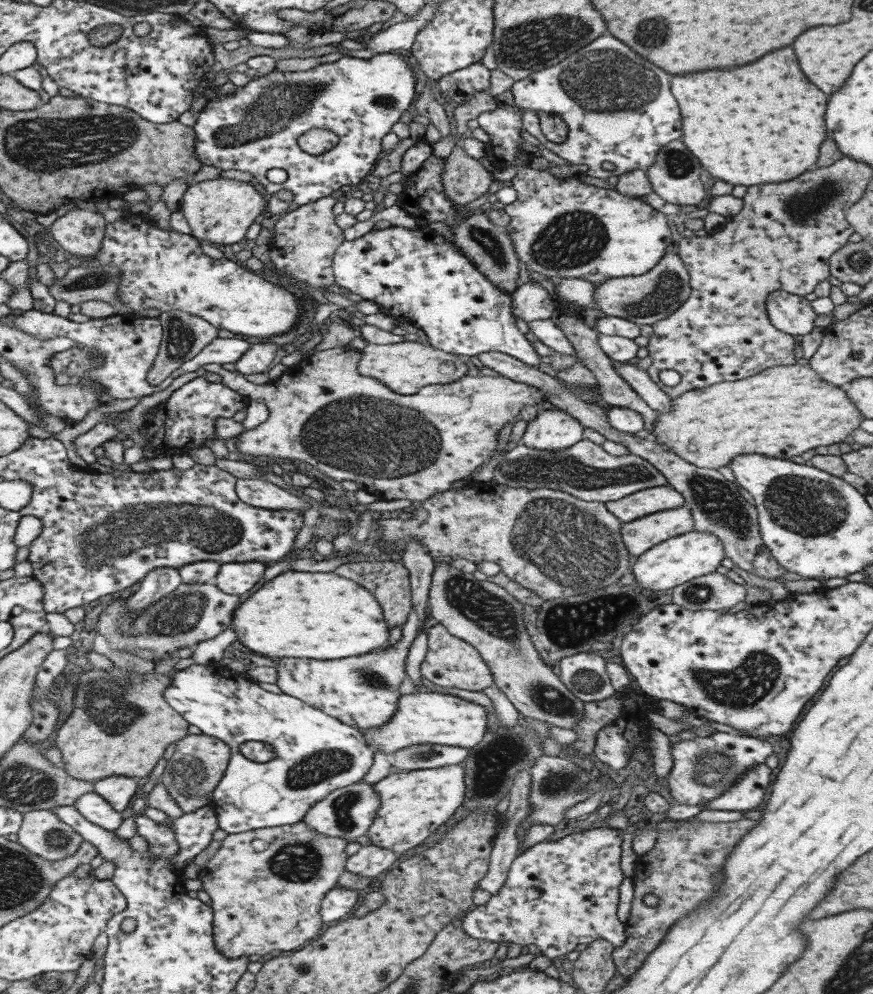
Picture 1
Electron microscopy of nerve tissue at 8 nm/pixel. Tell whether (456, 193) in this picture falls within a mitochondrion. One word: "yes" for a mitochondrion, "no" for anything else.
no

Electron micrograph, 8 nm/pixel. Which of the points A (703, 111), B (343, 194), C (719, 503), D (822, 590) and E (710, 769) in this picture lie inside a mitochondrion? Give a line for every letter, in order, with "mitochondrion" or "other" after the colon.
A: other
B: other
C: mitochondrion
D: other
E: mitochondrion

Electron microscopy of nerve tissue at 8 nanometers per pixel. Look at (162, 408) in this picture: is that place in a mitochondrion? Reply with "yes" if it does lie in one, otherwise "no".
no

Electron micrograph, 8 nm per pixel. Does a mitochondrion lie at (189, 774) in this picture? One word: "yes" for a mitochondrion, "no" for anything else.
yes

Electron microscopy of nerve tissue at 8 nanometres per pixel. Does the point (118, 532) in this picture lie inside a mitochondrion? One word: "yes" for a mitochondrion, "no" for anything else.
yes

